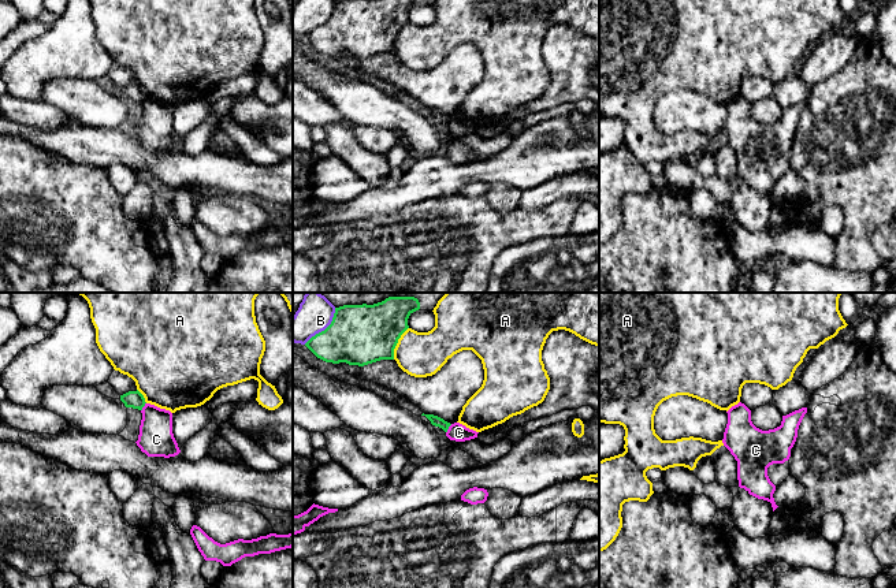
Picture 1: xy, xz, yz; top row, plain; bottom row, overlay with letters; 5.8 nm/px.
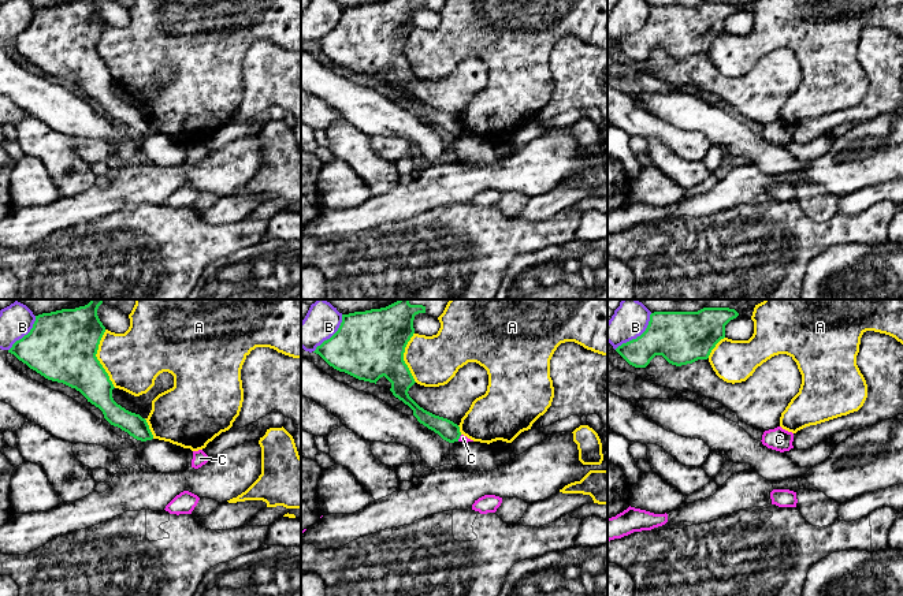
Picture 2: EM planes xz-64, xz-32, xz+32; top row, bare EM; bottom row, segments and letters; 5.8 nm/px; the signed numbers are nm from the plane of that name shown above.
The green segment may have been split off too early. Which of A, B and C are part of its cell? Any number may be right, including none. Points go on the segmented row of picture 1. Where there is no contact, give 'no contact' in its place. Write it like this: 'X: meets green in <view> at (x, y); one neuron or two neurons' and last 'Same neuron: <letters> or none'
A: meets green in xz at (397, 342); two neurons
B: meets green in xz at (326, 328); two neurons
C: meets green in xz at (448, 428); two neurons
Same neuron: none

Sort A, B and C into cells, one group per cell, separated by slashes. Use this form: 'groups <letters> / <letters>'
groups A / B / C

